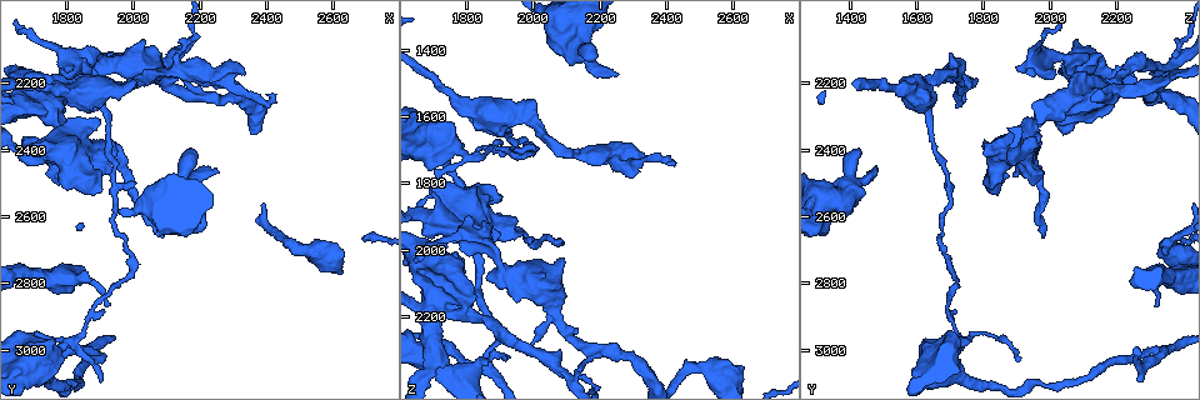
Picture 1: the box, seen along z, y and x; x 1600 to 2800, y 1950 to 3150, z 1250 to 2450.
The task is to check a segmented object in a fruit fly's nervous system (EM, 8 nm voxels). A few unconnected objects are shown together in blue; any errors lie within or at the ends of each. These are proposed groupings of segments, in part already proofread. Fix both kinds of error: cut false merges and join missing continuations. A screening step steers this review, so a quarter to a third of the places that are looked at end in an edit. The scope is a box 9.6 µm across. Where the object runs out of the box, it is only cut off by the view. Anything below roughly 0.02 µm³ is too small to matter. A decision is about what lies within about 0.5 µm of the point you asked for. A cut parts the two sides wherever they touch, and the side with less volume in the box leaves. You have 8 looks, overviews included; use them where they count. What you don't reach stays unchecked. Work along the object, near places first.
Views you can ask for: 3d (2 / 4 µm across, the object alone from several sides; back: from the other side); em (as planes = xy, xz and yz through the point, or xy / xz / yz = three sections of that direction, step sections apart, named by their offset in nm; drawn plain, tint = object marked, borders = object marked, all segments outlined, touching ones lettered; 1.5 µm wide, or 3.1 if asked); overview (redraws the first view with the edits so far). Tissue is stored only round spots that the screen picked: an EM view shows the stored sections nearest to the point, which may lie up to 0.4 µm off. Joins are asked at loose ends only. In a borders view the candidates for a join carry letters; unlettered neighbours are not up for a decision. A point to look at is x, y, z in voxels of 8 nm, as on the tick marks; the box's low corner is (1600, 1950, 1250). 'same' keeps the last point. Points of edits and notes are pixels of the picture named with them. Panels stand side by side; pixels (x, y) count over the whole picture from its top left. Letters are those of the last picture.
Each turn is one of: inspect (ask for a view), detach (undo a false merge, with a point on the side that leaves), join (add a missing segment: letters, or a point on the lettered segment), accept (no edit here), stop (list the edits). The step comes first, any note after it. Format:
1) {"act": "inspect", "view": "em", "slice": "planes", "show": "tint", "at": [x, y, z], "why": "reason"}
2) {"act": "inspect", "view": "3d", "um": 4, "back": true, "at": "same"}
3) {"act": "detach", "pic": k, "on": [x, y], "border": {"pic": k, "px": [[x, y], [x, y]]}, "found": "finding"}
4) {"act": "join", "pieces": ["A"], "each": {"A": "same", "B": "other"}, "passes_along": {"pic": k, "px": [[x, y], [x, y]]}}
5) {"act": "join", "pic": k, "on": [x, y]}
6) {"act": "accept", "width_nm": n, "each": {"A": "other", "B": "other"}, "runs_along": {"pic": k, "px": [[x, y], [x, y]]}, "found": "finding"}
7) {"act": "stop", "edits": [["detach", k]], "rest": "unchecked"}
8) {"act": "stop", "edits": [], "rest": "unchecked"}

{"act": "inspect", "view": "em", "slice": "planes", "show": "borders", "at": [2410, 2230, 1740], "why": "tapers out"}

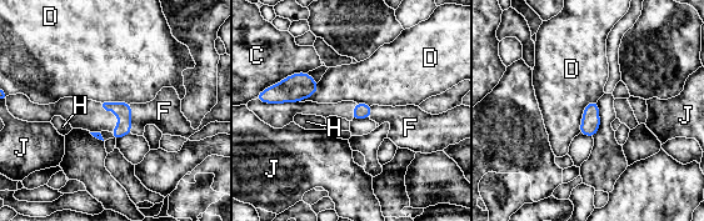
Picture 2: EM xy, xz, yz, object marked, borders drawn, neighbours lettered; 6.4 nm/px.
{"act": "join", "pieces": ["F"], "each": {"C": "other", "D": "other", "F": "same", "H": "other", "J": "other"}, "found": "the neuron continues"}

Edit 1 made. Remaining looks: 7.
{"act": "inspect", "view": "em", "slice": "xy", "step": 8, "show": "borders", "at": [2260, 2460, 1460], "why": "branch stops here"}

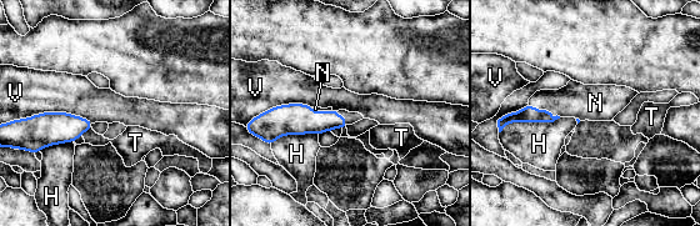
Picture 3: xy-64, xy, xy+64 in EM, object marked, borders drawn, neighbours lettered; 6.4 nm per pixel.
{"act": "join", "pieces": ["N"], "each": {"H": "other", "N": "same", "T": "other", "V": "other"}, "passes_along": {"pic": 3, "px": [[529, 112], [545, 110], [576, 100]]}, "found": "it goes on there"}

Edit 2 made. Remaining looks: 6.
{"act": "inspect", "view": "overview"}

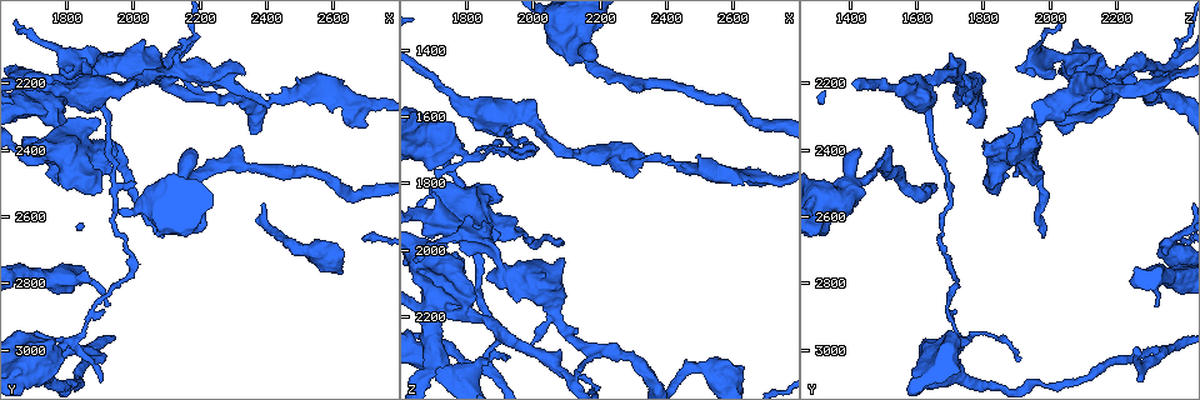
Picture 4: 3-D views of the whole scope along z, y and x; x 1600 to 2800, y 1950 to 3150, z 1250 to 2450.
{"act": "inspect", "view": "em", "slice": "planes", "show": "borders", "at": [1690, 2420, 1830], "why": "stops while still wide"}

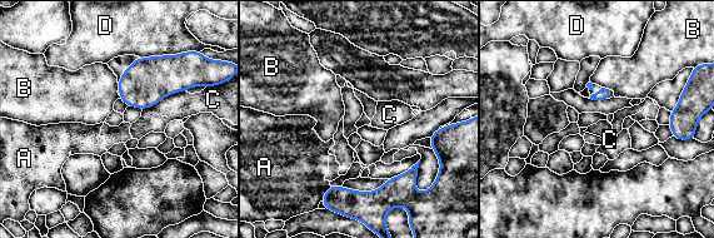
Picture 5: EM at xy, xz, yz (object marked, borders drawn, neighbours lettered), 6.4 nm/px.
{"act": "accept", "each": {"A": "other", "B": "other", "C": "other", "D": "other"}, "border": {"pic": 5, "px": [[602, 87], [609, 89]]}, "found": "none of them fits"}

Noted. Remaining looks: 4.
{"act": "stop", "edits": [["join", 2], ["join", 3]], "rest": "unchecked"}

